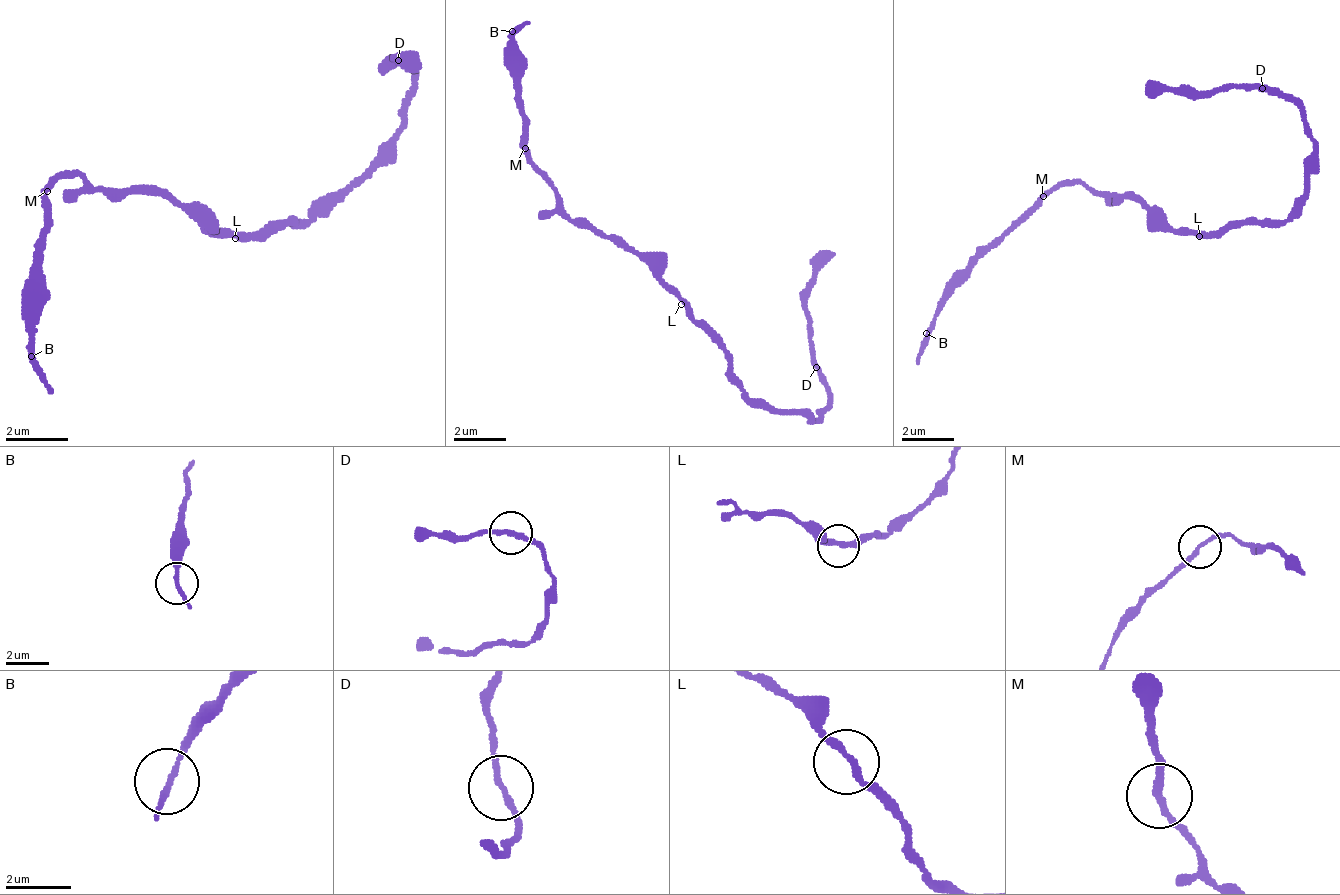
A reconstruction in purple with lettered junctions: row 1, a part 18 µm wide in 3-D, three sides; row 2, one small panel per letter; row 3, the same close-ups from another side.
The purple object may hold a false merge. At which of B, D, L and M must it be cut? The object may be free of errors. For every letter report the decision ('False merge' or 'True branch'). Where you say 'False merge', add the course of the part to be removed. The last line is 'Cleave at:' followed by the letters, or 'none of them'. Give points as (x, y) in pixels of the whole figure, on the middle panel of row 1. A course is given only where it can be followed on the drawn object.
B: True branch
D: True branch
L: True branch
M: True branch
Cleave at: none of them

